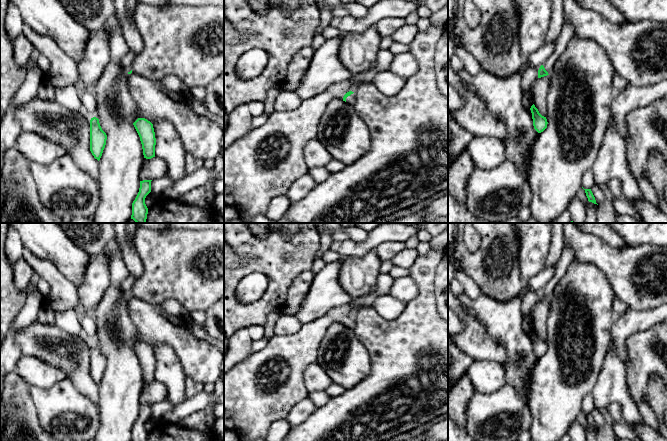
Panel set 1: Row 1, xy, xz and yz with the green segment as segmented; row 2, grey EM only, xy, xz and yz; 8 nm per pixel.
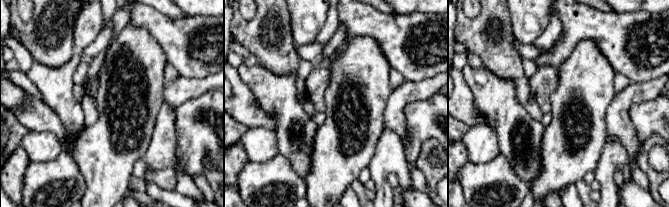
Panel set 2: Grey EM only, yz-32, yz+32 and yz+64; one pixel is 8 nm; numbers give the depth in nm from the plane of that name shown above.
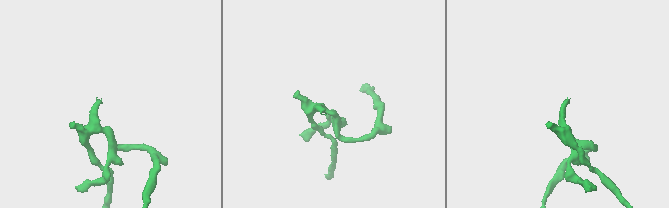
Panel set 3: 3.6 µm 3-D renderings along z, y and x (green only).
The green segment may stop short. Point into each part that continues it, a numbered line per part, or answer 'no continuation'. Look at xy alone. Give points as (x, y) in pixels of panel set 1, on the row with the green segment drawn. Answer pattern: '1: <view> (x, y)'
1: xy (126, 61)

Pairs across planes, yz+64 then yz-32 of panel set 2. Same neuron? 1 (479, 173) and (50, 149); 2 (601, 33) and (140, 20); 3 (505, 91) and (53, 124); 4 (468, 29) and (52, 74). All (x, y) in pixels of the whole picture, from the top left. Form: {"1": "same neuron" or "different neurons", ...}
{"1": "different neurons", "2": "same neuron", "3": "different neurons", "4": "different neurons"}

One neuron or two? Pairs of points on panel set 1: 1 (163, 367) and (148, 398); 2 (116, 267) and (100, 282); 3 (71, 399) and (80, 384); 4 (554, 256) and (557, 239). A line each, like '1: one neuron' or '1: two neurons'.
1: two neurons
2: two neurons
3: two neurons
4: one neuron

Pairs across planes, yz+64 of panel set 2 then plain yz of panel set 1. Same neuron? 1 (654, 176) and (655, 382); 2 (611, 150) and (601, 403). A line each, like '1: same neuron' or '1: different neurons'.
1: same neuron
2: same neuron

